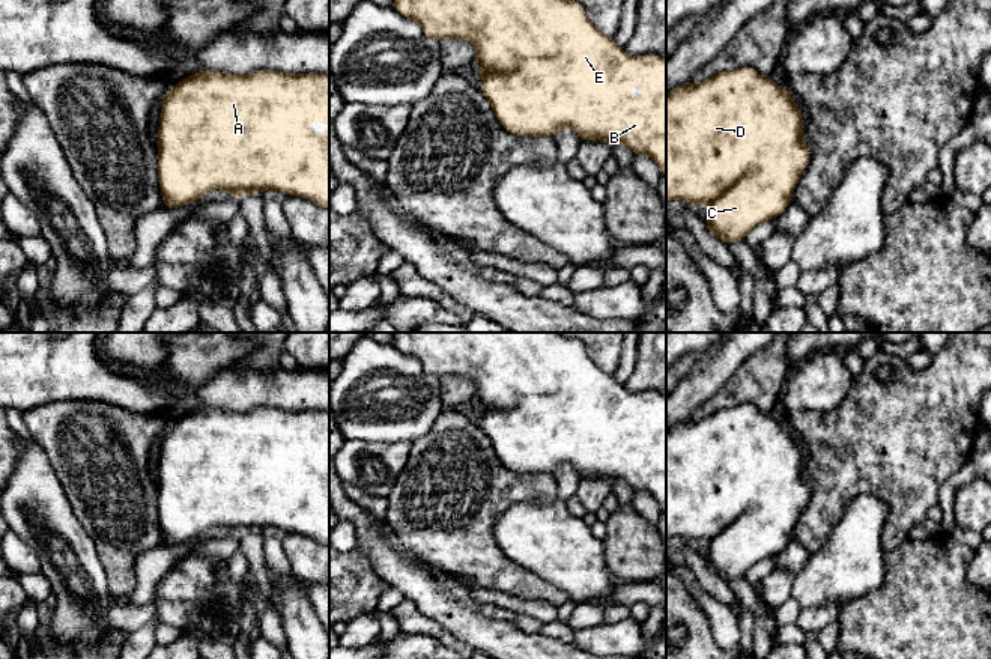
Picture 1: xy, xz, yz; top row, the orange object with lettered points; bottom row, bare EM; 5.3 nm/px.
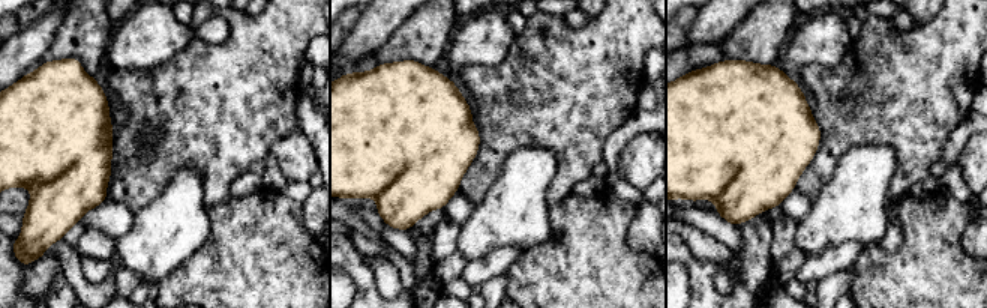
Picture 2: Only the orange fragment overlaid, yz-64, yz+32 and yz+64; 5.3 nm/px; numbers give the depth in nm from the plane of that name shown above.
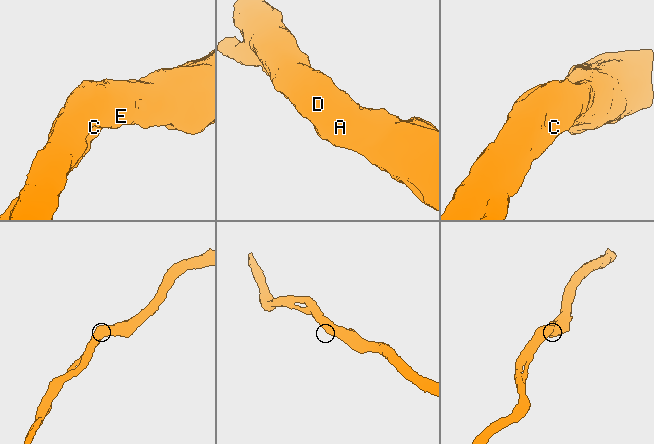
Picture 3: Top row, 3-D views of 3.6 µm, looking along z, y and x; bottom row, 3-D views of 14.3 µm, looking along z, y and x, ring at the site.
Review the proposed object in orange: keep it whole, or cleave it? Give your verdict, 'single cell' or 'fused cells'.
single cell

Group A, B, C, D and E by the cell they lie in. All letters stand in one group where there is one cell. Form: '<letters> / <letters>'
A B C D E

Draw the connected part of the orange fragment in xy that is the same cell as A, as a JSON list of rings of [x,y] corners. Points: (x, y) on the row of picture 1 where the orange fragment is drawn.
[[[202,69],[180,80],[161,99],[158,125],[158,184],[162,208],[194,203],[212,190],[242,199],[266,190],[311,200],[329,208],[329,131],[311,135],[308,122],[329,123],[329,74],[283,74],[260,69],[248,75]]]

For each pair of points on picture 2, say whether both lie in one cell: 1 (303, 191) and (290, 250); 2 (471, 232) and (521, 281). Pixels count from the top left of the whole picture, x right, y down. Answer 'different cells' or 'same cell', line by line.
1: different cells
2: different cells

